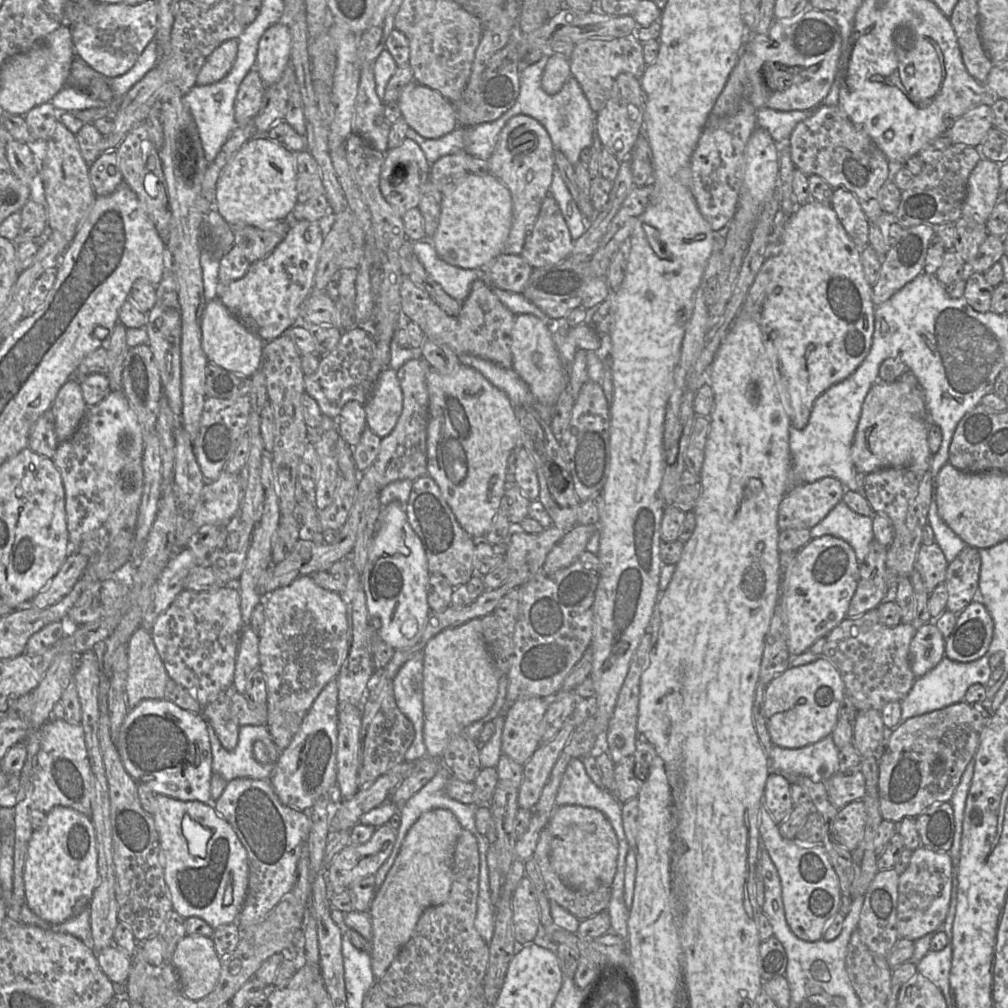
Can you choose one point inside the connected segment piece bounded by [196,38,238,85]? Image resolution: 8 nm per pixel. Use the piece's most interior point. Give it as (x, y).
(218, 64)

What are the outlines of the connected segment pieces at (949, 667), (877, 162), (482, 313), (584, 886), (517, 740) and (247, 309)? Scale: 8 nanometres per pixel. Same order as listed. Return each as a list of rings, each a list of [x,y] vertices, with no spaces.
[[[989,650],[981,658],[971,662],[958,662],[944,657],[931,671],[916,678],[910,692],[900,701],[901,721],[963,701],[968,688],[973,684],[981,684],[987,688],[992,672],[989,666],[992,655],[988,655]]]
[[[821,105],[812,115],[800,121],[791,132],[786,145],[790,152],[791,160],[796,169],[806,176],[818,175],[823,178],[833,189],[844,188],[852,192],[858,199],[866,217],[870,222],[877,223],[881,232],[891,221],[896,221],[894,214],[884,213],[878,201],[878,191],[886,181],[892,180],[893,165],[885,154],[875,145],[872,139],[861,128],[857,128],[847,114],[838,105]]]
[[[404,275],[400,297],[403,313],[420,326],[426,338],[446,344],[457,355],[472,354],[505,368],[513,367],[512,331],[516,315],[484,281],[477,279],[473,282],[471,292],[457,316],[448,315],[424,288]]]
[[[579,805],[555,807],[548,829],[551,835],[550,862],[567,887],[580,891],[595,891],[600,887],[611,887],[617,867],[618,840],[610,821],[601,811]]]
[[[548,699],[517,700],[508,710],[502,731],[502,754],[524,766],[541,744]]]
[[[291,221],[285,238],[265,258],[251,263],[245,276],[220,289],[219,300],[252,333],[264,342],[279,338],[293,327],[300,316],[301,307],[313,290],[318,256],[326,234],[325,222]]]

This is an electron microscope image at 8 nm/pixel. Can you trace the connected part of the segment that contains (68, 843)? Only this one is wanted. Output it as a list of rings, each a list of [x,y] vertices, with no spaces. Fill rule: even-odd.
[[[64,806],[46,814],[44,825],[32,832],[23,872],[25,903],[42,920],[60,924],[88,908],[98,881],[98,853],[95,830],[90,816]]]

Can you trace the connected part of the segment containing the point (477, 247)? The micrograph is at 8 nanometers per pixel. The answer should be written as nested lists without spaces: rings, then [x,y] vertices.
[[[468,173],[450,194],[442,195],[440,220],[432,242],[440,259],[463,269],[485,268],[501,253],[512,225],[512,198],[494,175]]]

